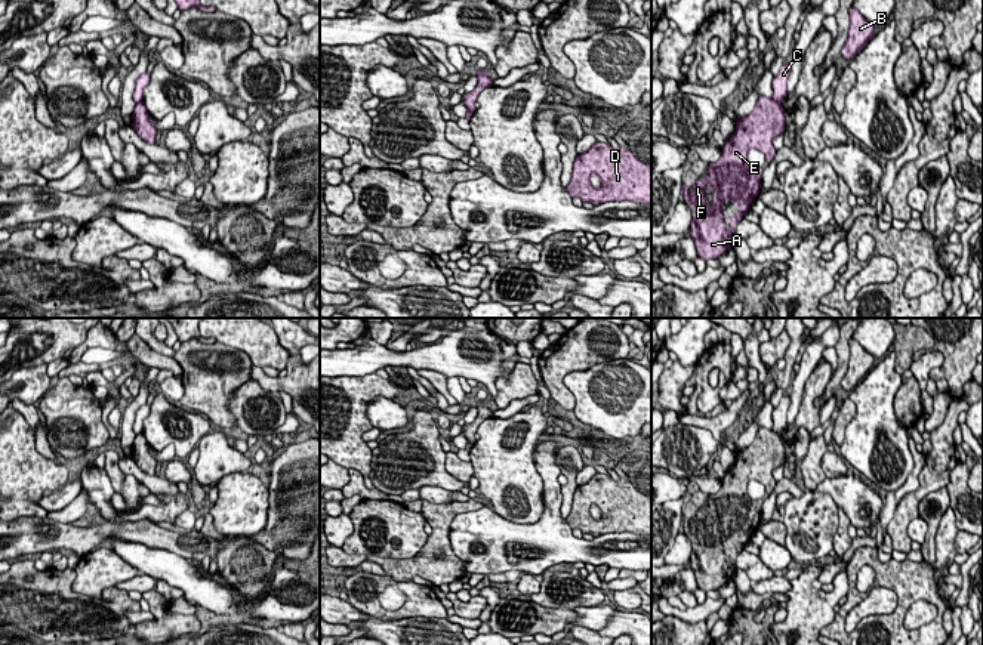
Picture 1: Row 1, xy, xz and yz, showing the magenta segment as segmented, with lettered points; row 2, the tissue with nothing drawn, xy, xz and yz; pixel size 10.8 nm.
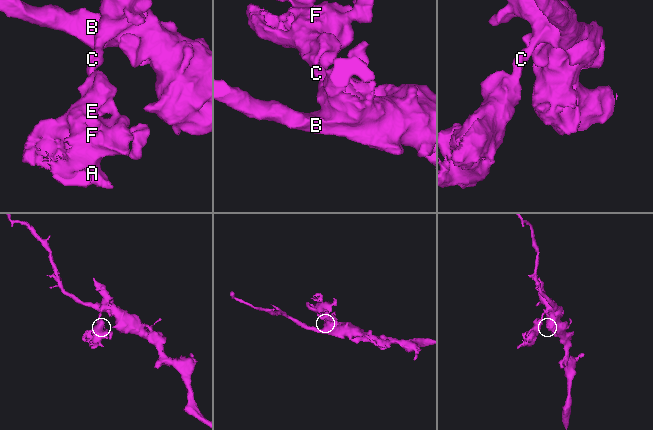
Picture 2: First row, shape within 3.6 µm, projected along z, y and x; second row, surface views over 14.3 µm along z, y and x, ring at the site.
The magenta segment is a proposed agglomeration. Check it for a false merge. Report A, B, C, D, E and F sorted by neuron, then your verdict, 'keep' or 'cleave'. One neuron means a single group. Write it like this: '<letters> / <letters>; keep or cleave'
A E F / B C D; cleave

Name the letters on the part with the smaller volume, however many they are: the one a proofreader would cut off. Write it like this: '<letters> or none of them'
A, E, F

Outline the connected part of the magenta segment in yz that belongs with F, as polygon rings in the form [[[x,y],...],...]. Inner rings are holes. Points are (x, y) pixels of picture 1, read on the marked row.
[[[758,95],[752,112],[736,121],[736,132],[725,139],[717,163],[708,163],[702,180],[684,183],[684,201],[693,203],[690,237],[694,240],[697,256],[703,260],[718,259],[733,249],[736,226],[758,198],[764,167],[752,169],[748,152],[755,148],[765,155],[770,164],[776,155],[773,139],[785,133],[785,114],[780,104]],[[722,198],[739,204],[739,213],[730,217],[733,229],[725,228]]]

